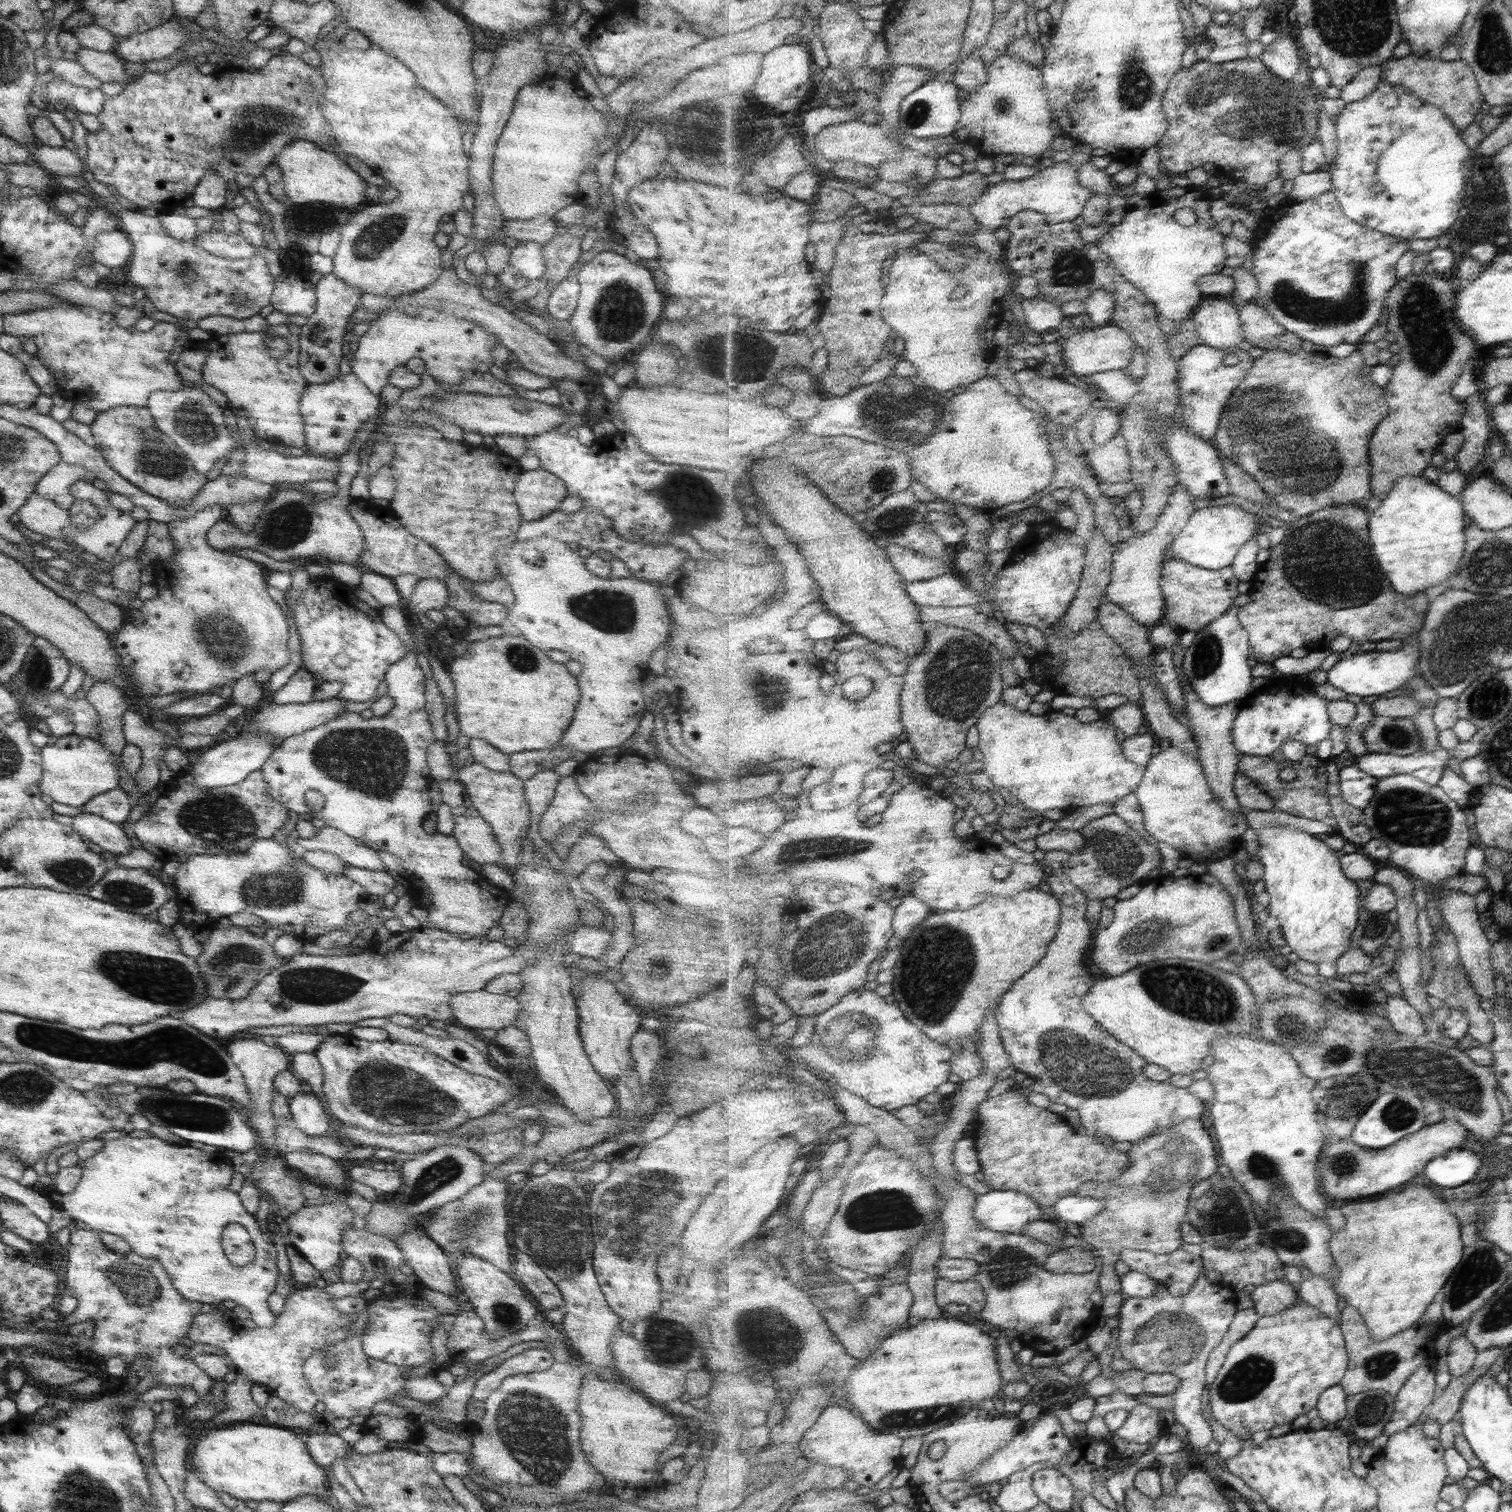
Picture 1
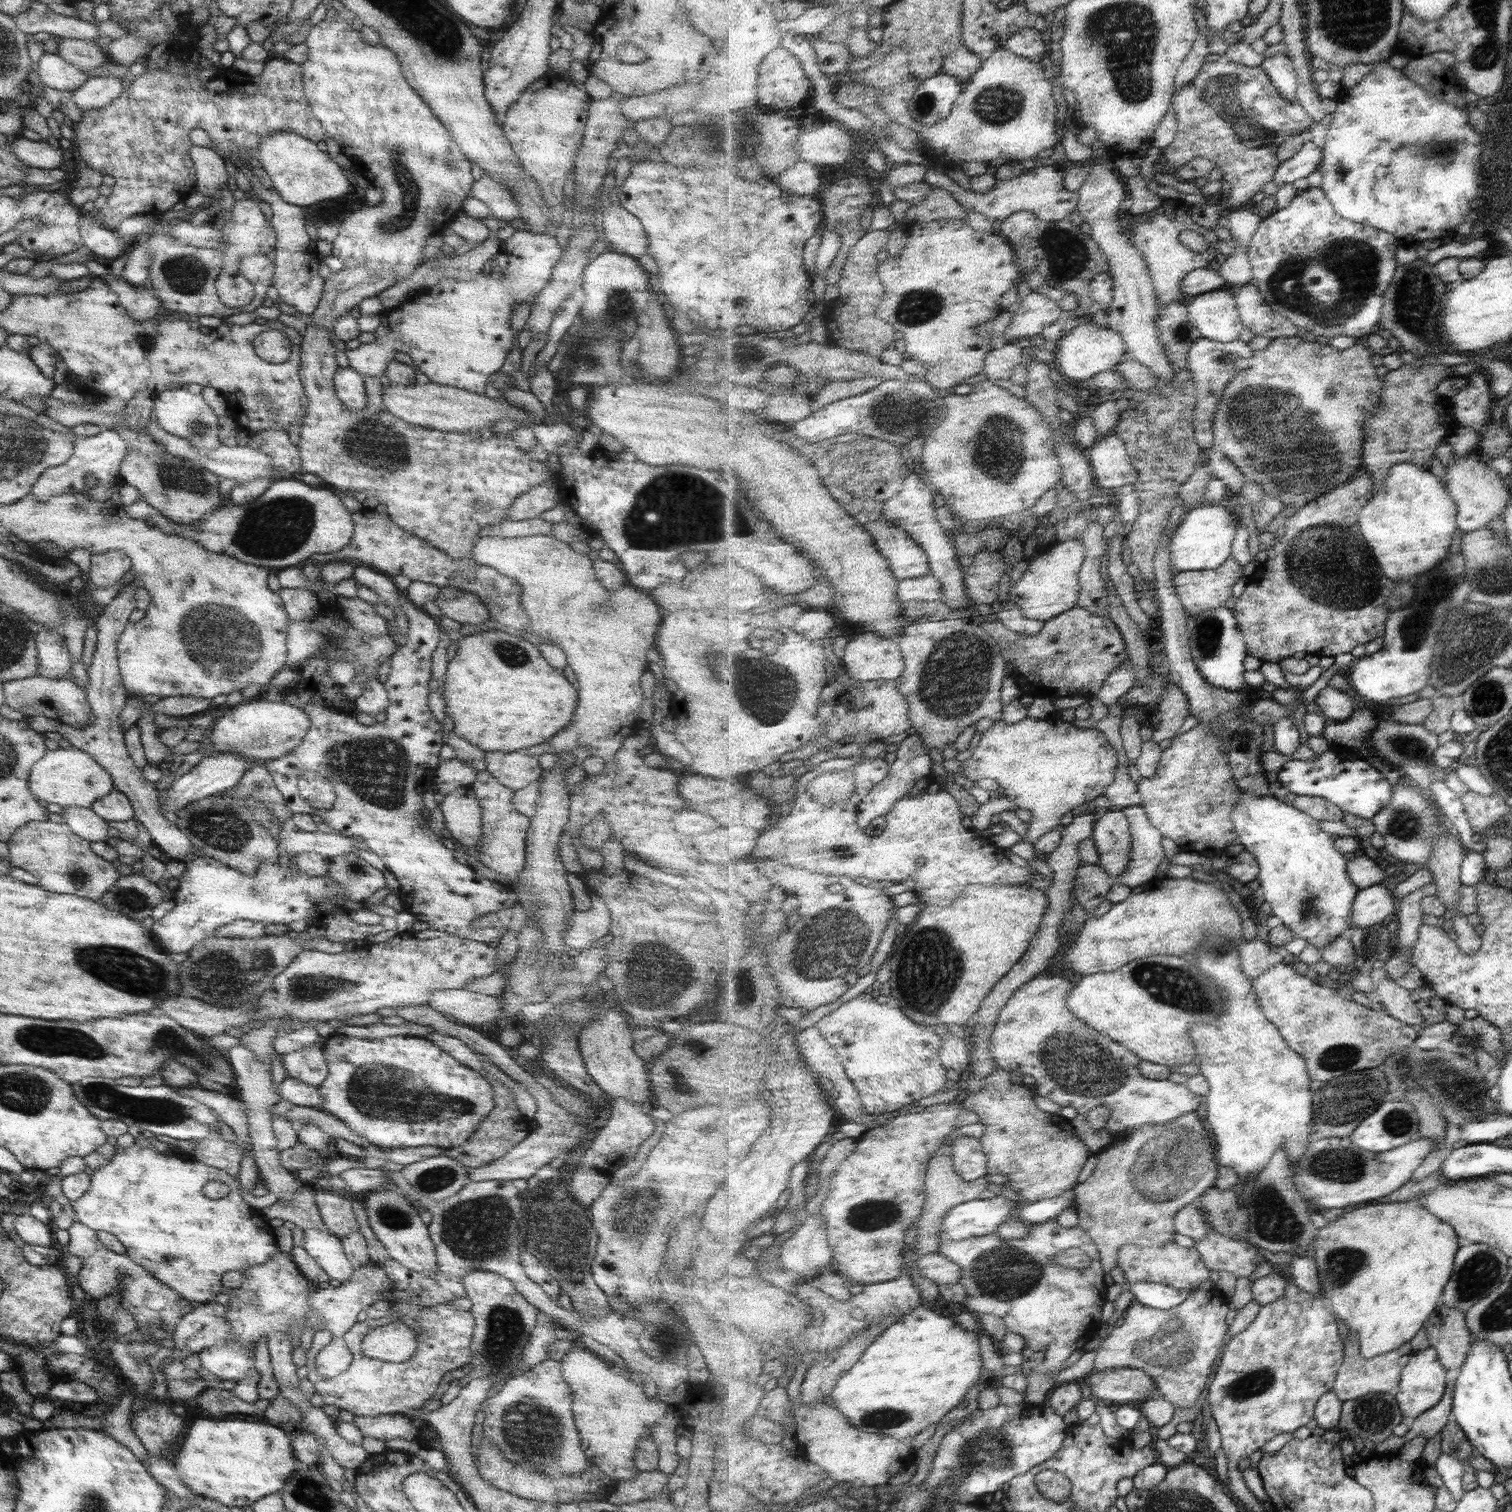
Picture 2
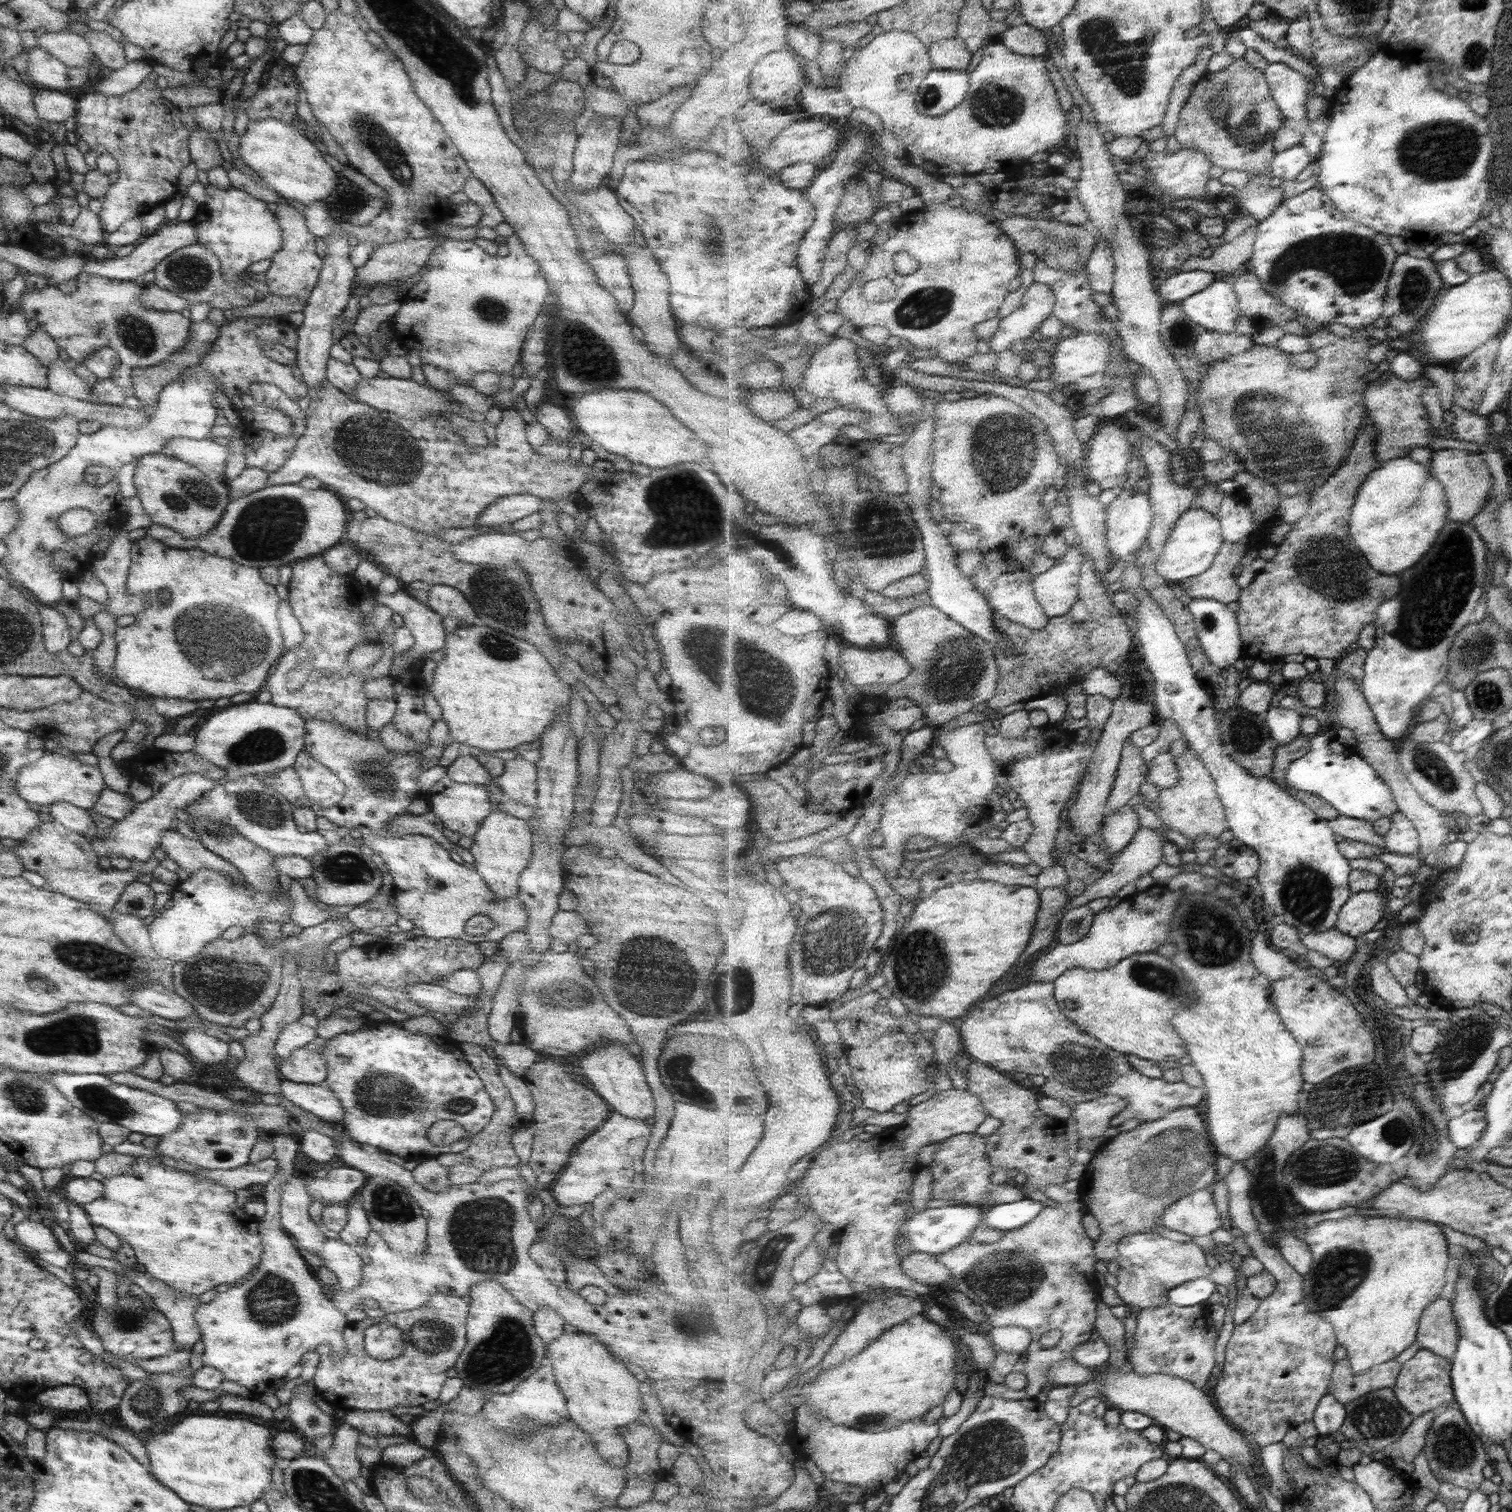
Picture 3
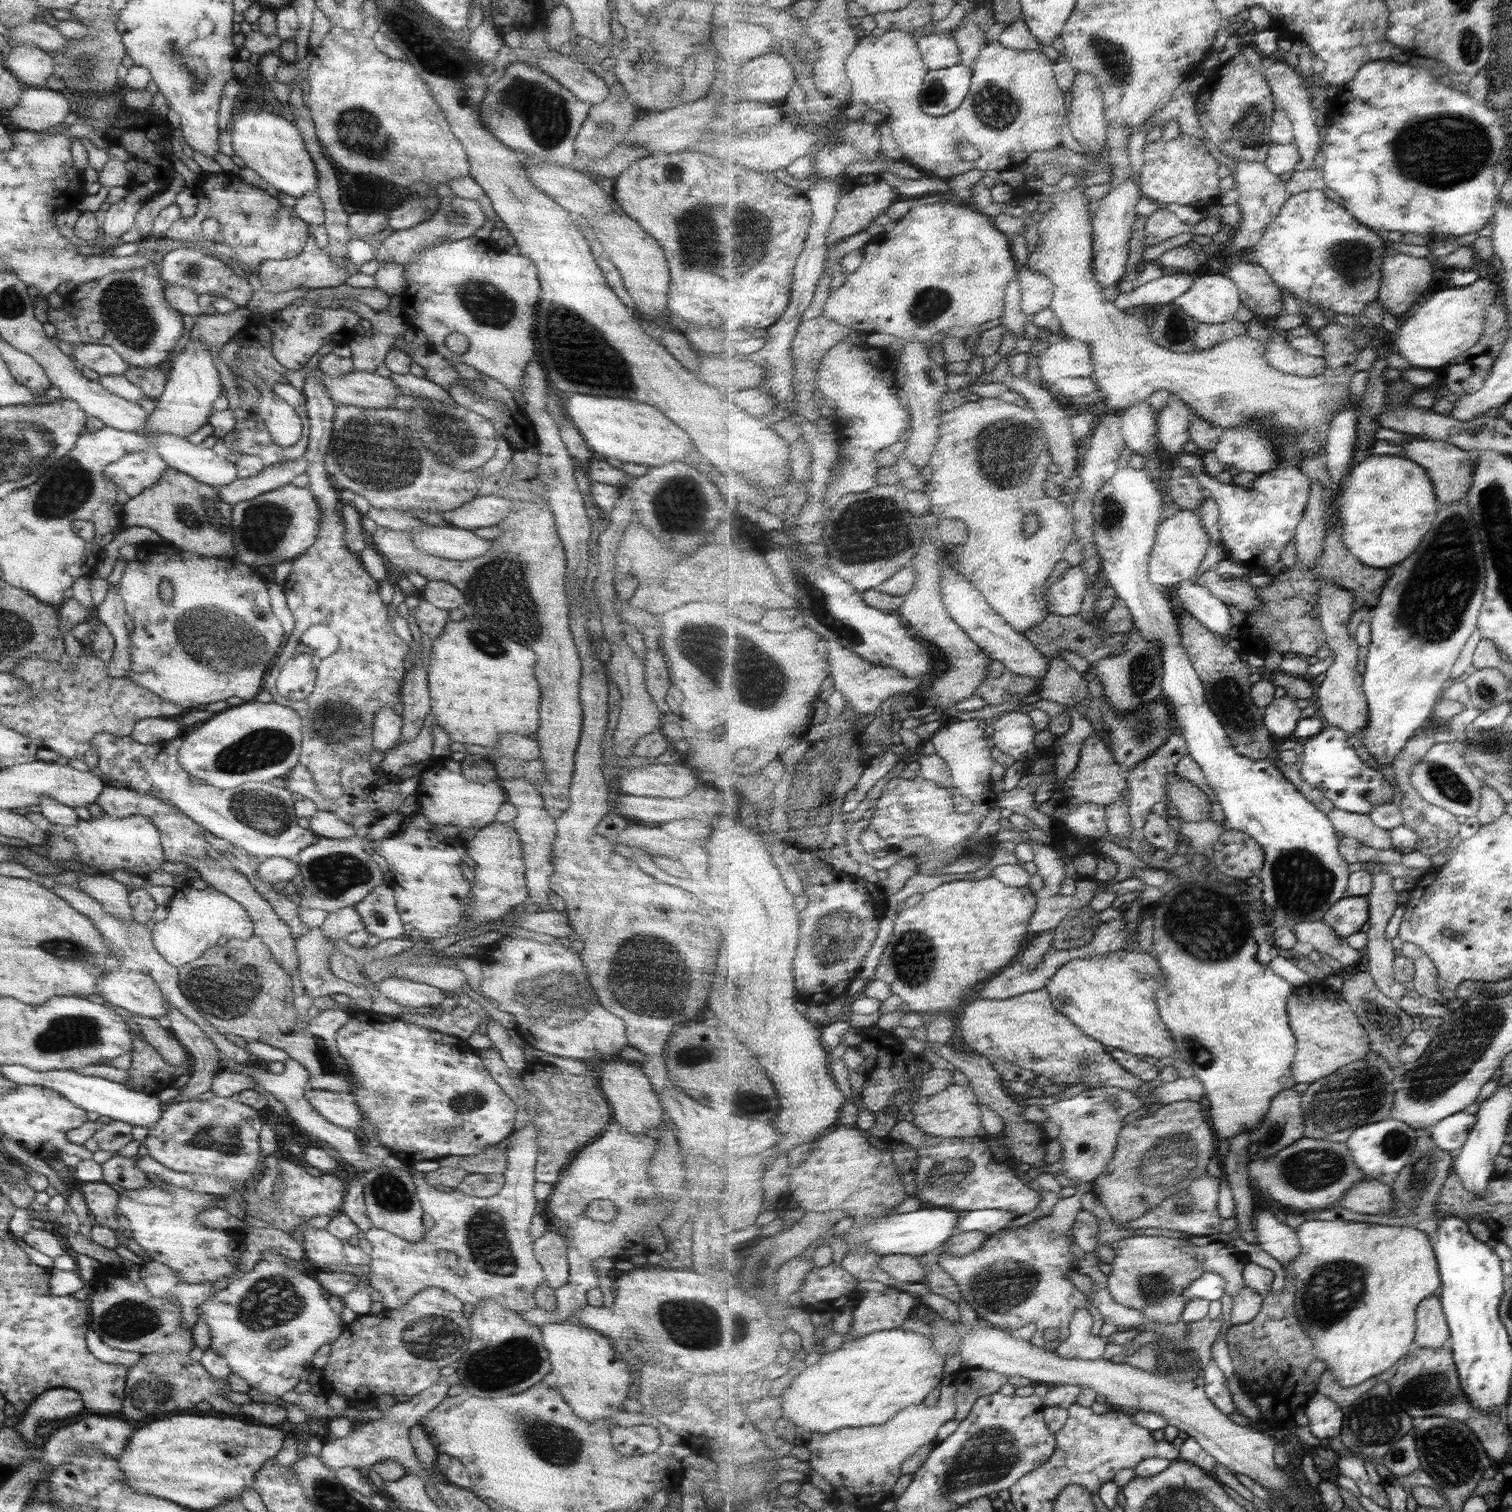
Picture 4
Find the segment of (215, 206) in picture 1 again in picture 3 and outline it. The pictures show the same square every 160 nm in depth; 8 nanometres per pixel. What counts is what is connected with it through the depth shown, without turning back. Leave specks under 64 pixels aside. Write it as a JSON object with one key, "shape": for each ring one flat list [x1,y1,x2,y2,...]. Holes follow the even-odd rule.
{"shape":[[198,127,196,131,191,131,188,138,188,155,190,162,196,166,196,170,207,172,210,168,220,166,222,162,219,149,212,139,215,135,209,130,201,129]]}

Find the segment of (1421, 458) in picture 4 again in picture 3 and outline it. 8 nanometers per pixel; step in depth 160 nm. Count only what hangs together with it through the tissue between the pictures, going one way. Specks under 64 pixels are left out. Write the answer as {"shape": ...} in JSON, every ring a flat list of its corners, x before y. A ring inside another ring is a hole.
{"shape":[[1445,448,1435,452,1431,470,1441,481,1448,496,1450,504,1448,520,1461,524,1473,524,1474,518,1488,506,1492,498,1493,484,1495,484,1484,453]]}

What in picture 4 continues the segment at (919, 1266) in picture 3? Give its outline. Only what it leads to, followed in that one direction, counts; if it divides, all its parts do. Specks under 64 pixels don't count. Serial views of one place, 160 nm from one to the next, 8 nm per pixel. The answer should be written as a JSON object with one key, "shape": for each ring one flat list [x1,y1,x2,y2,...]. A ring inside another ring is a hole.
{"shape":[[885,1255,881,1256,879,1266,901,1282,924,1283,927,1270,919,1257,911,1255]]}

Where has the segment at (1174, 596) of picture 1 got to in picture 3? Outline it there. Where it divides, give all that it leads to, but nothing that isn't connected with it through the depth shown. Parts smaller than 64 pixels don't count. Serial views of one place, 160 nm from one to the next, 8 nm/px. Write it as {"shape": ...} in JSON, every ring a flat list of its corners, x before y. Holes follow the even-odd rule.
{"shape":[[1249,539,1238,543,1226,541,1208,572,1180,582,1179,585,1186,590,1190,599,1209,598,1225,604,1238,602,1243,590,1237,582,1237,566,1243,562,1251,546,1252,542]]}

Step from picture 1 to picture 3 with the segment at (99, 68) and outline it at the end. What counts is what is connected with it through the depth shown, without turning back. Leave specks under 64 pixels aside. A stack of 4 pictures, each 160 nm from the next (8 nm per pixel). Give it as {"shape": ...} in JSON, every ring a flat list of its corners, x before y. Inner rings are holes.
{"shape":[[69,30,40,35,35,46,62,62,68,69,85,67,92,58,89,43,83,36]]}

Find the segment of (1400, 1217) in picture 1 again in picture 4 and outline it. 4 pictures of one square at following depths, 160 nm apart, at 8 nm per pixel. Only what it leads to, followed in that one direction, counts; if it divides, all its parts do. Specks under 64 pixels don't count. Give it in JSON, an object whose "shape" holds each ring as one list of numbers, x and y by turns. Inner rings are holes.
{"shape":[[1341,1219,1305,1220,1296,1231,1300,1236,1301,1255,1290,1267,1298,1278,1297,1318,1305,1324,1305,1331,1313,1336,1316,1360,1325,1361,1326,1370,1334,1372,1341,1386,1361,1386,1414,1349,1419,1304,1441,1292,1440,1264,1433,1242,1418,1228]]}

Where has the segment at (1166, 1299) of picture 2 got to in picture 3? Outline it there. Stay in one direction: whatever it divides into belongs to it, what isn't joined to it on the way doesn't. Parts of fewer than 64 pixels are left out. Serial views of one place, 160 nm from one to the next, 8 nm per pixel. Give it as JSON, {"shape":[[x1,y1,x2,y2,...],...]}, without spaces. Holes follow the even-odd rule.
{"shape":[[1209,1278,1191,1280,1182,1286,1177,1286,1168,1292,1168,1302,1181,1307,1203,1305,1217,1292,1217,1282]]}

